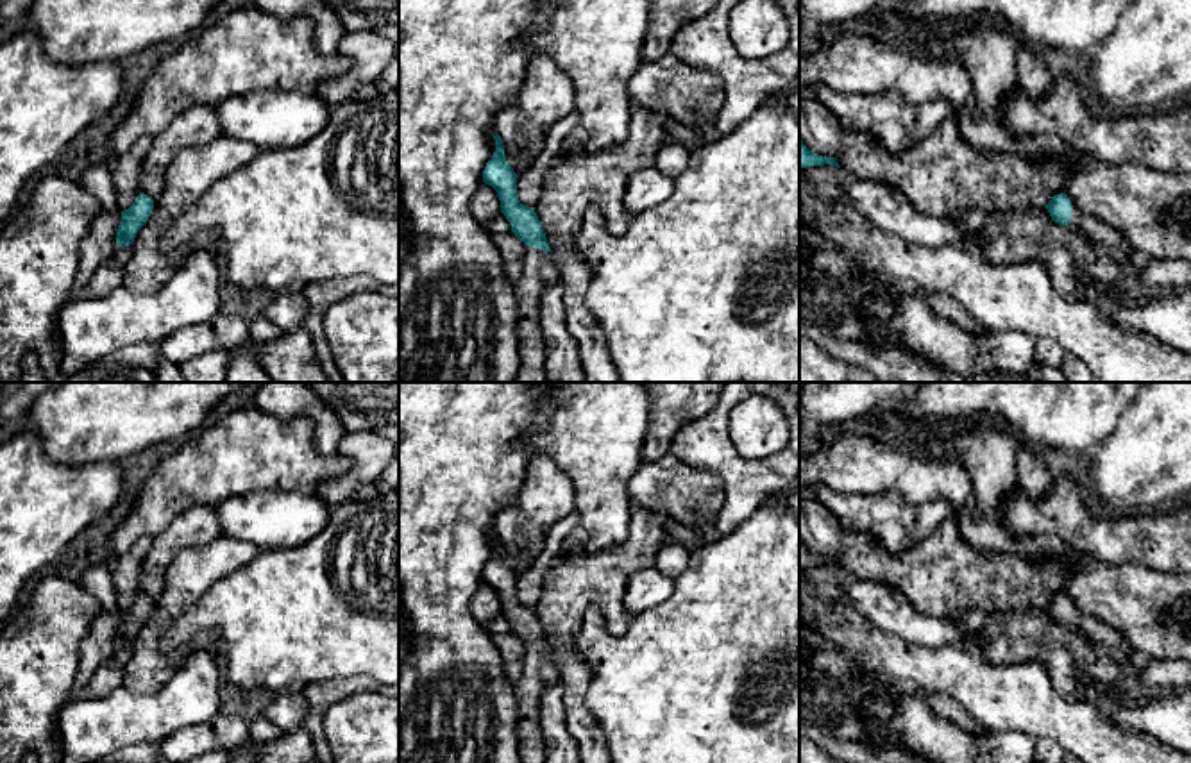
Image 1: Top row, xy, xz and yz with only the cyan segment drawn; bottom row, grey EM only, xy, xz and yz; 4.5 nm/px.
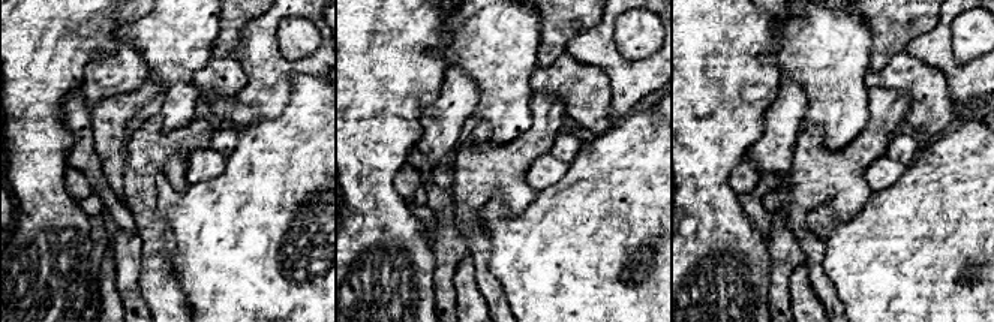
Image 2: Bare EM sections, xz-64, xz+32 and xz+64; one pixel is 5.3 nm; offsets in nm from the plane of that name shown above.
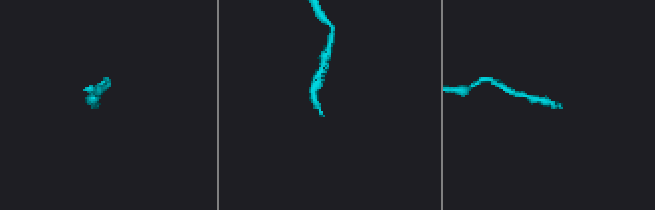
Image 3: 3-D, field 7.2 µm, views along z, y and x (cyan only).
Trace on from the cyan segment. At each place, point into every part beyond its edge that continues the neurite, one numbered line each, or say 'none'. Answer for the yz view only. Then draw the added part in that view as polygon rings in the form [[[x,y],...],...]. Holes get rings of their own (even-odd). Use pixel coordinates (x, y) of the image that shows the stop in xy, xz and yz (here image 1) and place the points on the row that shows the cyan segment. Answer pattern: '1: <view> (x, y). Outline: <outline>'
1: yz (1097, 231). Outline: [[[1073,211],[1071,223],[1078,231],[1082,231],[1087,239],[1107,248],[1109,252],[1132,248],[1130,243],[1125,239],[1125,236],[1118,229],[1107,225],[1105,222],[1098,220],[1093,214]]]

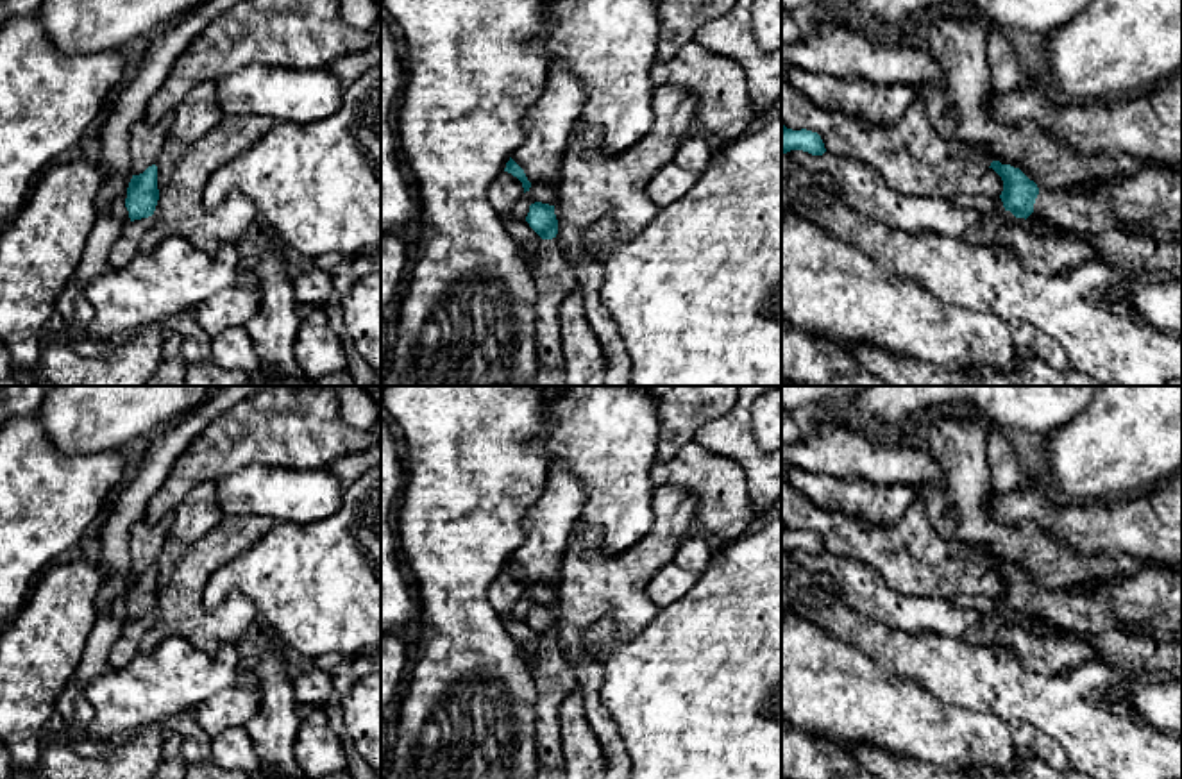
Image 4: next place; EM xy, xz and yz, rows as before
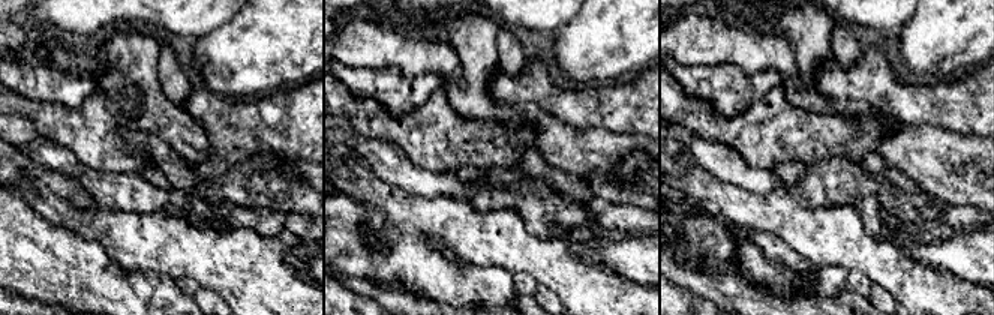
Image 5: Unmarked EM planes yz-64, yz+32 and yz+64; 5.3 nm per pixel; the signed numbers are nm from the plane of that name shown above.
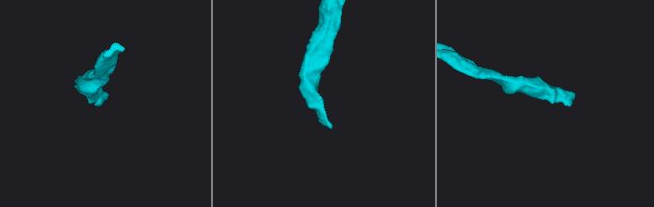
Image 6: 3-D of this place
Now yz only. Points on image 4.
1: yz (1148, 201). Outline: [[[1148,166],[1123,179],[1094,182],[1082,193],[1039,191],[1034,211],[1051,227],[1080,238],[1105,230],[1155,238],[1157,230],[1166,230],[1182,245],[1182,175]]]

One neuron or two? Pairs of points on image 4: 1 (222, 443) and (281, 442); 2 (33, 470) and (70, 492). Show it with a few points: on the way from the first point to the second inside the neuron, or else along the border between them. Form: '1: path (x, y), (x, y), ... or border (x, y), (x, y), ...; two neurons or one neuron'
1: path (236, 442), (267, 442); one neuron
2: path (42, 477), (56, 490), (61, 490); one neuron

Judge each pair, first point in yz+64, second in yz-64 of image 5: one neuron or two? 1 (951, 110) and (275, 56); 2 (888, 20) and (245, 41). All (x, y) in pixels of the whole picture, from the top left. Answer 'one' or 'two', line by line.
1: two
2: two

